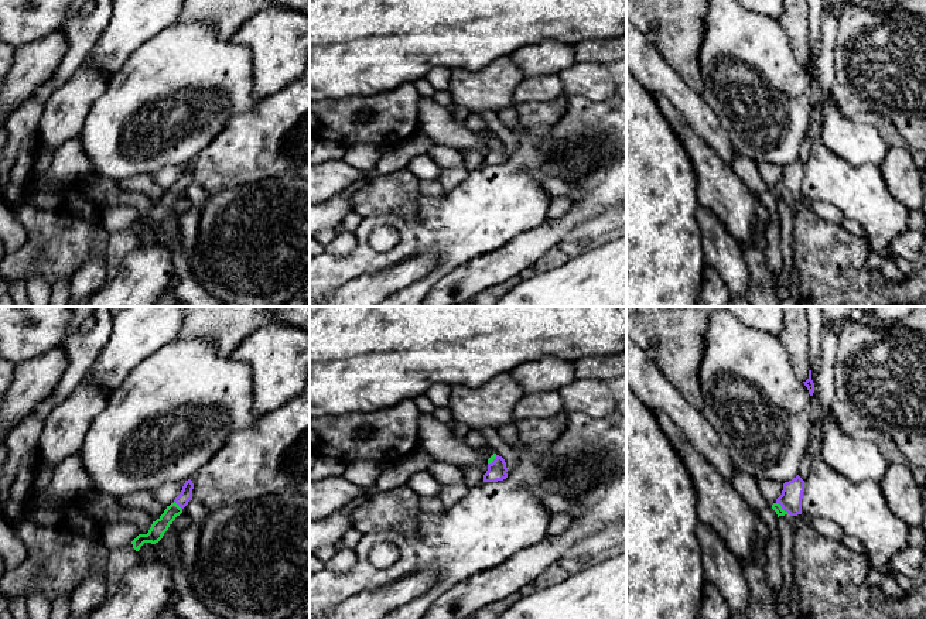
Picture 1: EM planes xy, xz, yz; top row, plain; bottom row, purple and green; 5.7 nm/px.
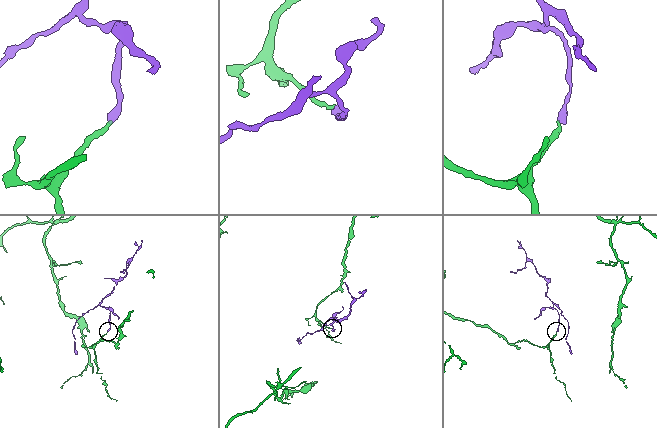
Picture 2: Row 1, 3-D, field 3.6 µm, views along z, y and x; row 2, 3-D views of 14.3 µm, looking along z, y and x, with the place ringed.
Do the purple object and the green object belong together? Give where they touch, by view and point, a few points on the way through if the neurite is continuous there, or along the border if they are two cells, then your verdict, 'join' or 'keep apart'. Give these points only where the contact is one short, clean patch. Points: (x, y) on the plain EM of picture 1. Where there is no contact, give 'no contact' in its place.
contact yz (782, 191); way yz (790, 183), (782, 191), (775, 190); join

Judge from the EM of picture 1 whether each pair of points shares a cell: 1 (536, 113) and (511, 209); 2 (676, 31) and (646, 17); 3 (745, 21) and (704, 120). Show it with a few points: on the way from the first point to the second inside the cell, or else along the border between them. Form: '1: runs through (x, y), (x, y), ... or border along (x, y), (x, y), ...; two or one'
1: border along (519, 123), (544, 133); two
2: runs through (669, 24), (662, 17), (653, 17); one
3: border along (700, 93), (728, 136); two

